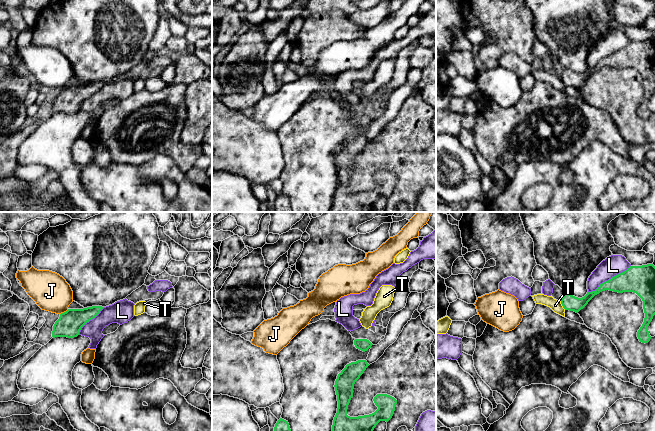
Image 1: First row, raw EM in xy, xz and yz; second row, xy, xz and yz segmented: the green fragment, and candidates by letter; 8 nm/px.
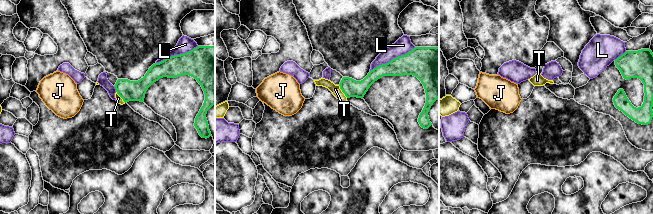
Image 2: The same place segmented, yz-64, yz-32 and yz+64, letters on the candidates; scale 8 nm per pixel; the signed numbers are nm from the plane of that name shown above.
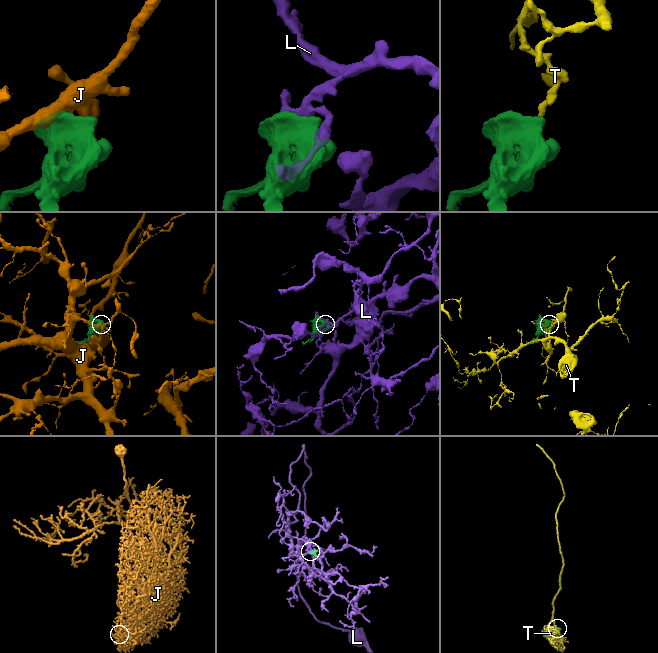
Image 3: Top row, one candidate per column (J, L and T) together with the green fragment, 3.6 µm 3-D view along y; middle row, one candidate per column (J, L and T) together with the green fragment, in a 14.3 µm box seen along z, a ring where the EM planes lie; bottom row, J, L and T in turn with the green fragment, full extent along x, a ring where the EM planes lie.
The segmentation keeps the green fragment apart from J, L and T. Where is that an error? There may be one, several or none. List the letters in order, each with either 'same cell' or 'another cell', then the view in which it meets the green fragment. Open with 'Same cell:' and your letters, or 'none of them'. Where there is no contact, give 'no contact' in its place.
Same cell: none of them
J: another cell; contact in xy
L: another cell; contact in yz
T: another cell; contact in yz

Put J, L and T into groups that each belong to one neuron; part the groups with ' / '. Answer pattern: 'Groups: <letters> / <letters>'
Groups: J / L / T

